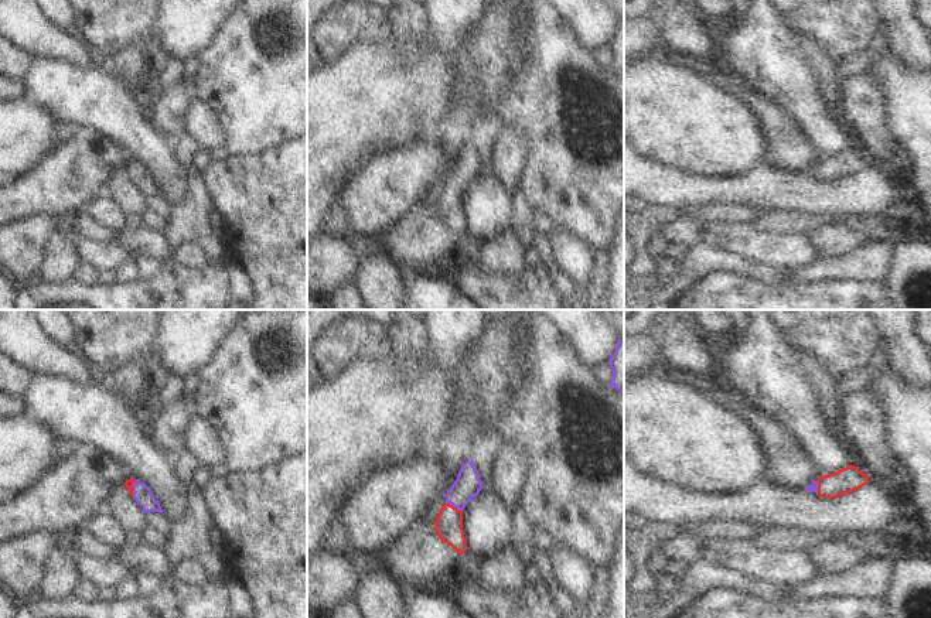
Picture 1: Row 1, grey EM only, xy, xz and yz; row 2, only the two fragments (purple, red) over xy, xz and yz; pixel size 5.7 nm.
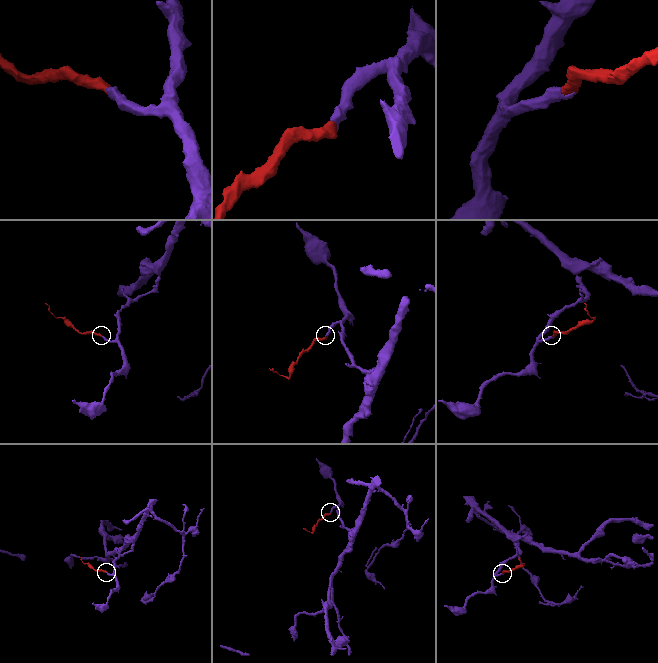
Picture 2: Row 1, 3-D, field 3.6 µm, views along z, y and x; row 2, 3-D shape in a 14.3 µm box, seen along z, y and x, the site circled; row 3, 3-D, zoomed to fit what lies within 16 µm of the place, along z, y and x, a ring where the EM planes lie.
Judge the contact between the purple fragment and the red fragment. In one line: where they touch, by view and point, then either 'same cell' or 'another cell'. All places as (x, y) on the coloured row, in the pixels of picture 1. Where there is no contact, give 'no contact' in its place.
xz (454, 506) | same cell

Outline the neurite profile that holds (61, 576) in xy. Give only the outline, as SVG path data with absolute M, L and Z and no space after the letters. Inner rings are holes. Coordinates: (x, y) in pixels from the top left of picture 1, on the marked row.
M55 547L45 559L44 576L35 590L35 597L62 600L72 594L79 581L75 556L62 547Z

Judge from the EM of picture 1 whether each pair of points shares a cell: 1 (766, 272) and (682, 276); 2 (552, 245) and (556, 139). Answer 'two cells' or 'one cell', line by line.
1: one cell
2: two cells

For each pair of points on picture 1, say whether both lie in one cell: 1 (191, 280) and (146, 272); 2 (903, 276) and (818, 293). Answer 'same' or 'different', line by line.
1: different
2: different

